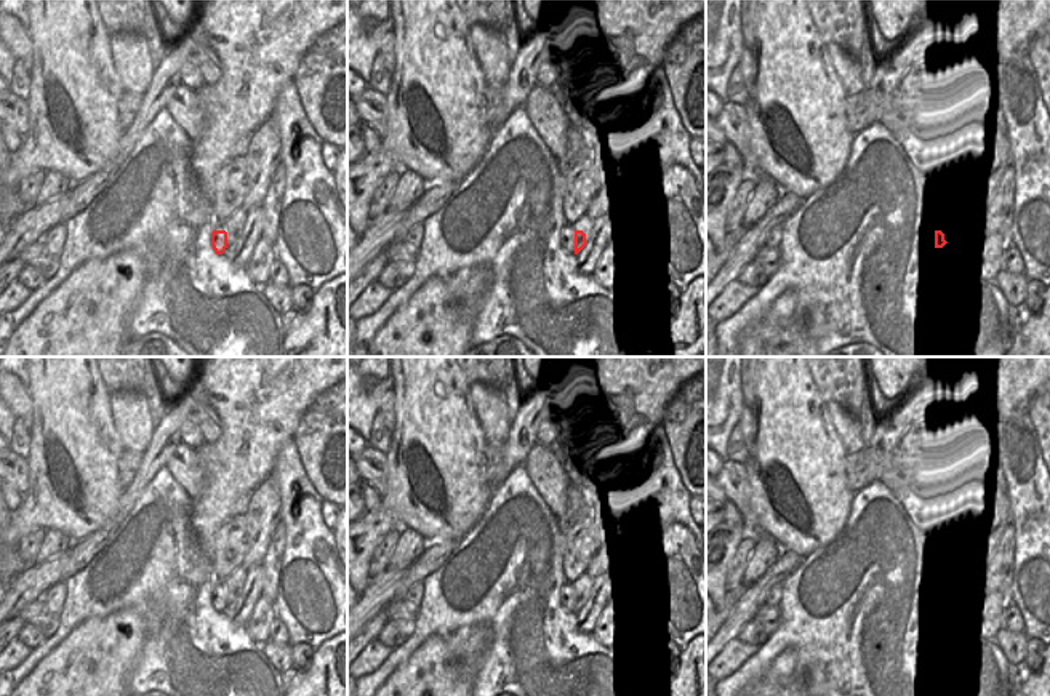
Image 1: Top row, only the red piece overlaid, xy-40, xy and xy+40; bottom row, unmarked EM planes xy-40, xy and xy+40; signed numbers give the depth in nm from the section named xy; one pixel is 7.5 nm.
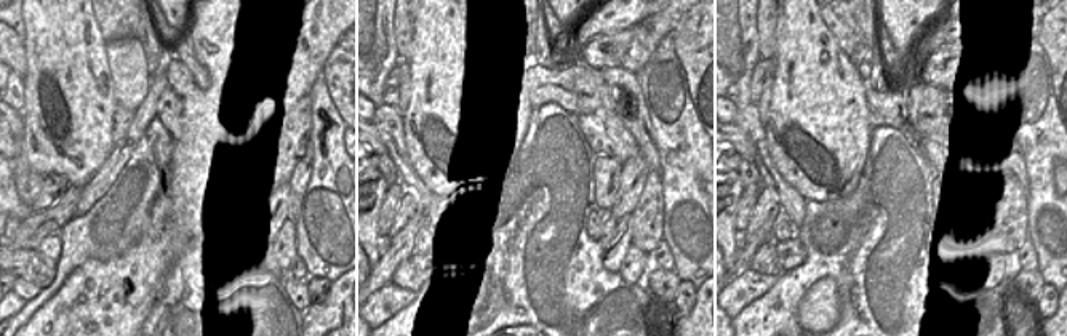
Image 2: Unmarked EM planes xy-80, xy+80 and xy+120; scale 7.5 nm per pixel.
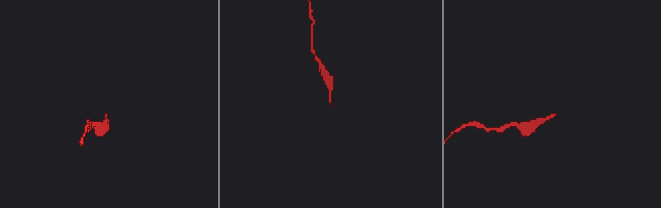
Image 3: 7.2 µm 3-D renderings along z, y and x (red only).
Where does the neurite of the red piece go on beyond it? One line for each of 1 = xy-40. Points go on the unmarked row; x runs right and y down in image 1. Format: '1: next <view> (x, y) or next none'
1: next none

